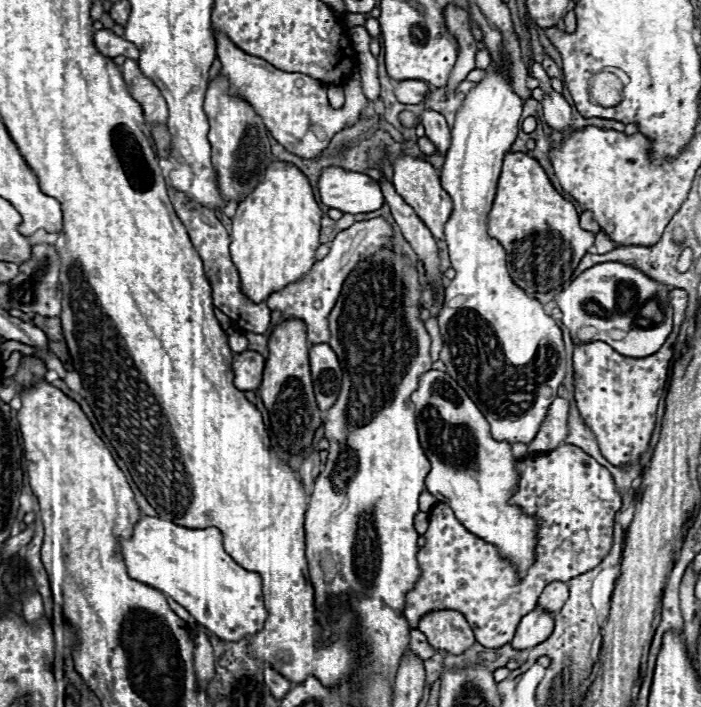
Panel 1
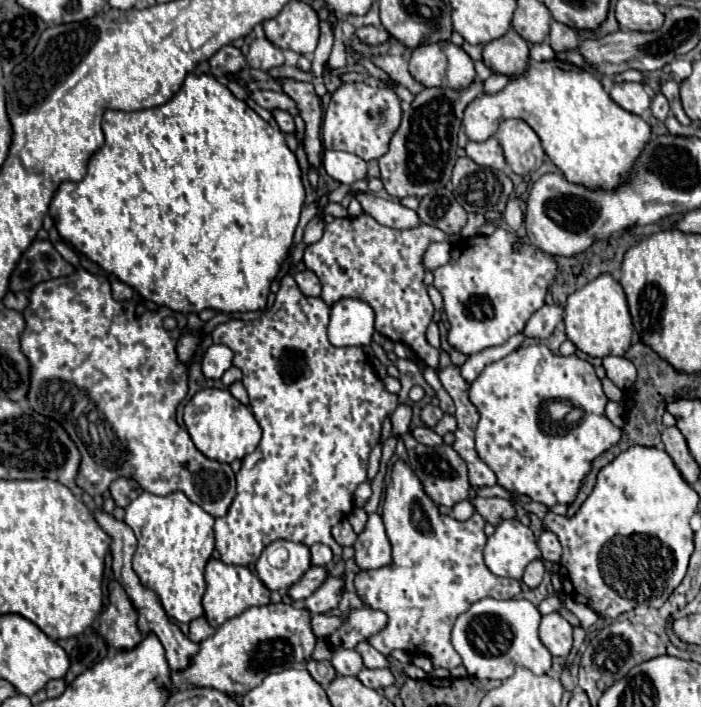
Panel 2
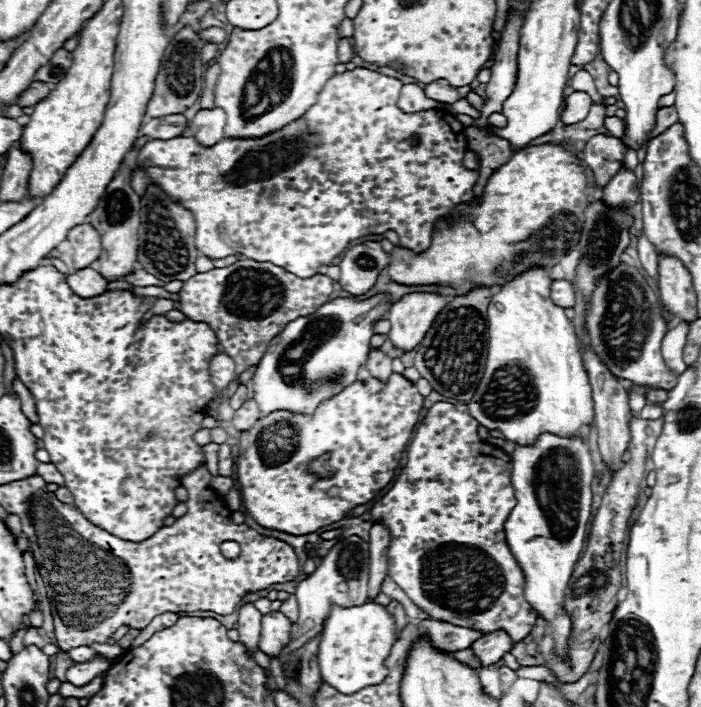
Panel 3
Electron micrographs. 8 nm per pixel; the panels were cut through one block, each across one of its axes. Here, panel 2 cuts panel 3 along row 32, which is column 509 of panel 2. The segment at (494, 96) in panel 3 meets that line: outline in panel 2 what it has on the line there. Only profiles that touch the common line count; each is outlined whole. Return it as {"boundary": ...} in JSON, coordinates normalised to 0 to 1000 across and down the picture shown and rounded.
{"boundary":[[[679,702],[673,707],[676,719],[682,727],[688,727],[693,733],[693,738],[699,738],[702,744],[713,741],[716,736],[725,736],[725,733],[733,733],[736,730],[736,721],[730,716],[728,707],[716,707],[716,704],[688,704],[688,702]]]}

